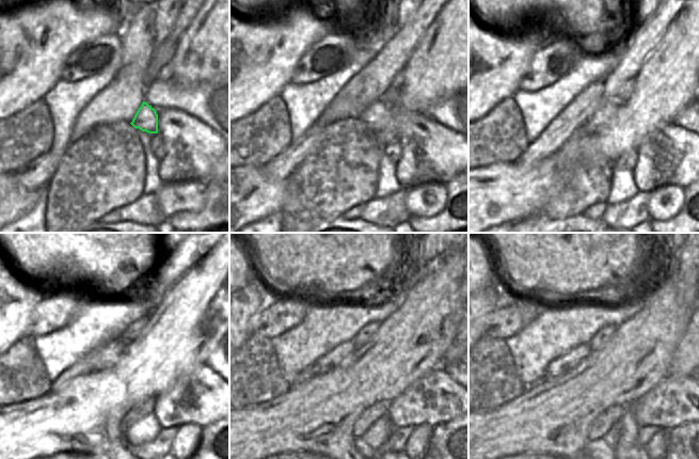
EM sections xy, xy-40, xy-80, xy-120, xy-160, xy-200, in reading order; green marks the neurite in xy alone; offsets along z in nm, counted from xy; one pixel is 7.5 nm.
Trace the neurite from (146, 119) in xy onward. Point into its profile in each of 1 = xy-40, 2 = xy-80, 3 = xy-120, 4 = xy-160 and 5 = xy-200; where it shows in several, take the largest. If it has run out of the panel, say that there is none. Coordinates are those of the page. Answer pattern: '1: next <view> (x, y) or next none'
1: next xy-40 (378, 115)
2: next xy-80 (607, 109)
3: next xy-120 (108, 354)
4: next xy-160 (329, 362)
5: next xy-200 (568, 362)

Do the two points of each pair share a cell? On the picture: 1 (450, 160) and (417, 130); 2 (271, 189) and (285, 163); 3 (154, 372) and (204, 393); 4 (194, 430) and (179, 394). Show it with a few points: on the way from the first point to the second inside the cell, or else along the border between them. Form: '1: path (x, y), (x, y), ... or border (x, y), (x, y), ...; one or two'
1: path (442, 154), (426, 139); one
2: border (261, 168), (270, 177), (287, 180); two
3: border (196, 366), (181, 374), (156, 396); two
4: border (202, 427), (196, 424), (183, 424), (177, 428); two

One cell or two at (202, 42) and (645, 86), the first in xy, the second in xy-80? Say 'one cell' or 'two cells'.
one cell

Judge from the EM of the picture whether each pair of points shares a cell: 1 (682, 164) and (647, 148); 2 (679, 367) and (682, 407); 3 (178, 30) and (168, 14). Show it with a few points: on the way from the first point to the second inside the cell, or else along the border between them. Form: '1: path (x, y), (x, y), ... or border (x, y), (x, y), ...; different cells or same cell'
1: path (673, 156), (655, 152); same cell
2: border (668, 374), (687, 377); different cells
3: border (179, 11), (175, 25), (165, 38); different cells

